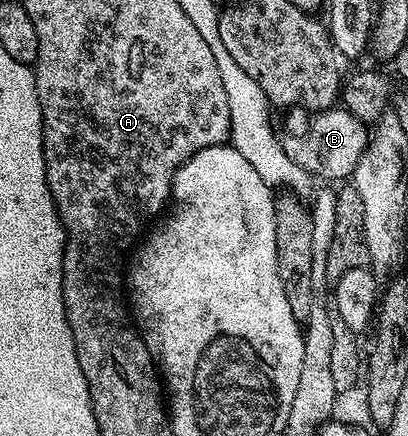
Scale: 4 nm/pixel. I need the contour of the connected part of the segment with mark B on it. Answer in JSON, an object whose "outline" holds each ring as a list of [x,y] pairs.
{"outline":[[[331,109],[317,112],[311,118],[308,130],[299,135],[302,135],[299,139],[285,140],[284,146],[288,157],[300,165],[307,176],[349,180],[366,149],[368,127],[345,109]]]}

